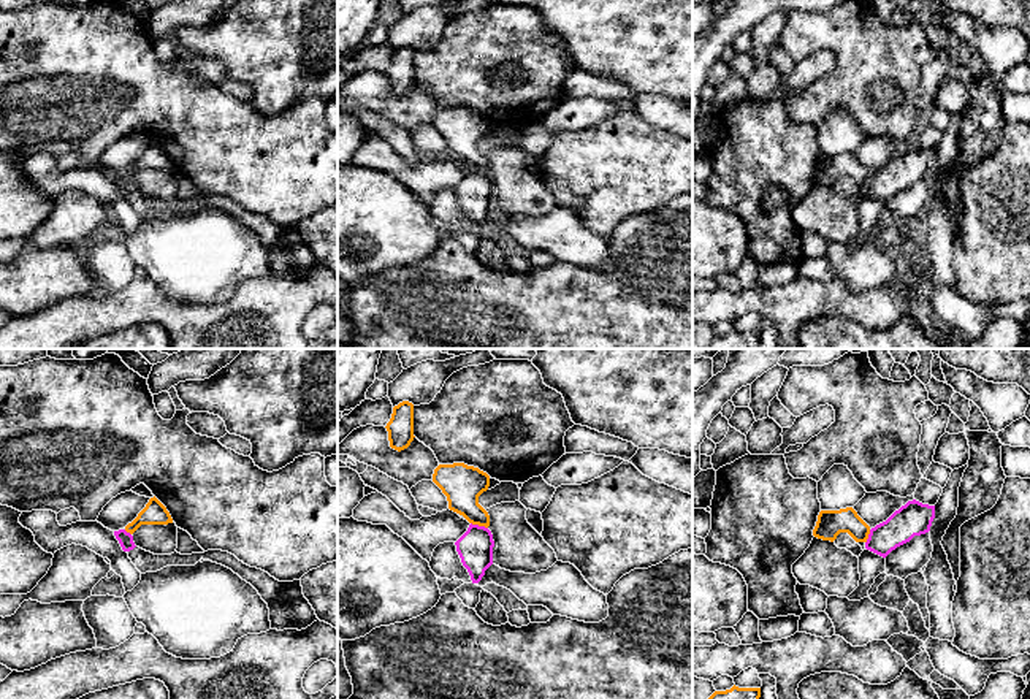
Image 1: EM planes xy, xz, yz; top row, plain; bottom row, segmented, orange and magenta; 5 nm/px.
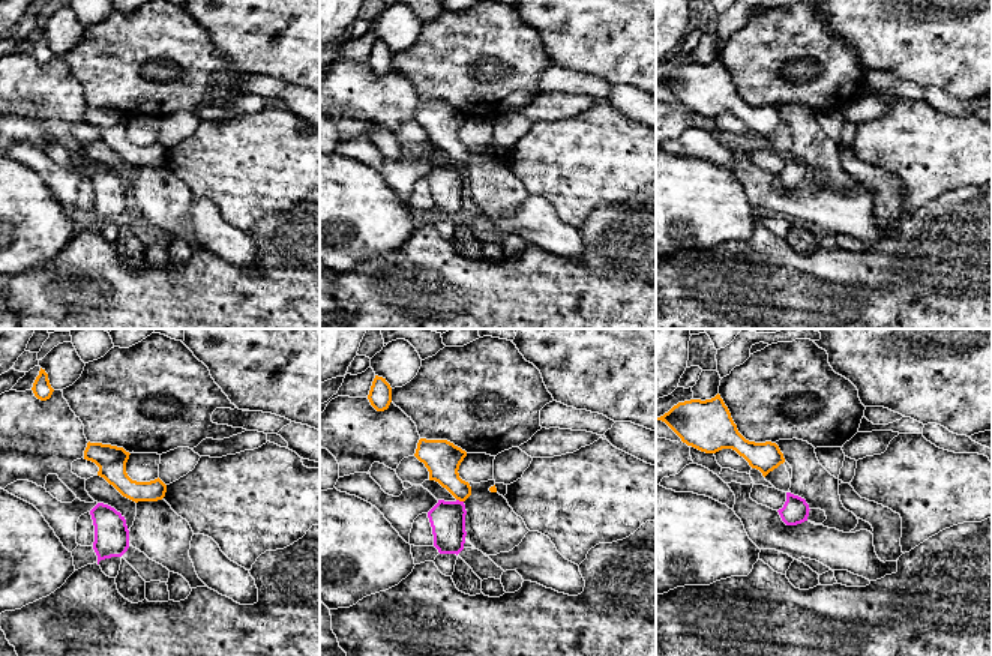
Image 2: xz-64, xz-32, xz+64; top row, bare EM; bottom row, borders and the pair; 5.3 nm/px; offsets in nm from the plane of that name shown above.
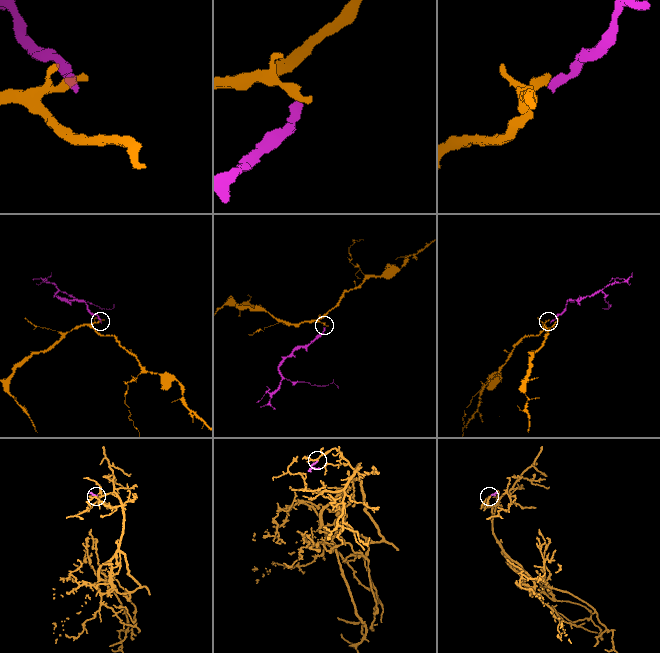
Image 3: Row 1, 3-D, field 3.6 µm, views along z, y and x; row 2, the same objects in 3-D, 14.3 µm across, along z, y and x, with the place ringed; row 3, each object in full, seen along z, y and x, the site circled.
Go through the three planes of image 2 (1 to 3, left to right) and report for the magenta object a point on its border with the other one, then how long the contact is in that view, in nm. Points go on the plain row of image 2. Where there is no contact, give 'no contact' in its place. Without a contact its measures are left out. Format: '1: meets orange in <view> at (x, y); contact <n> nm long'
1: no contact
2: meets orange in xz-32 at (459, 164); contact 40 nm long
3: no contact

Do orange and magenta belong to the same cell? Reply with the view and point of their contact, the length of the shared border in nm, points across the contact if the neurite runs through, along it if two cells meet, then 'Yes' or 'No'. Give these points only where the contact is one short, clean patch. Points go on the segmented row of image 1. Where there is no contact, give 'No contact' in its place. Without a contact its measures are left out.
Touches orange at xz (479, 525). Shared border 90 nm. Boundary: xz (471, 522), (487, 528). No

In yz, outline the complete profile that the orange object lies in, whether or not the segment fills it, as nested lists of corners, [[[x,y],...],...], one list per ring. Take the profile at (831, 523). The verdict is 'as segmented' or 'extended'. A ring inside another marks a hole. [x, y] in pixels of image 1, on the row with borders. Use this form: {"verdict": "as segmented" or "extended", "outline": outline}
{"verdict": "as segmented", "outline": [[[853,507],[840,510],[821,510],[813,536],[834,542],[840,533],[848,533],[856,542],[867,542],[870,526]]]}

